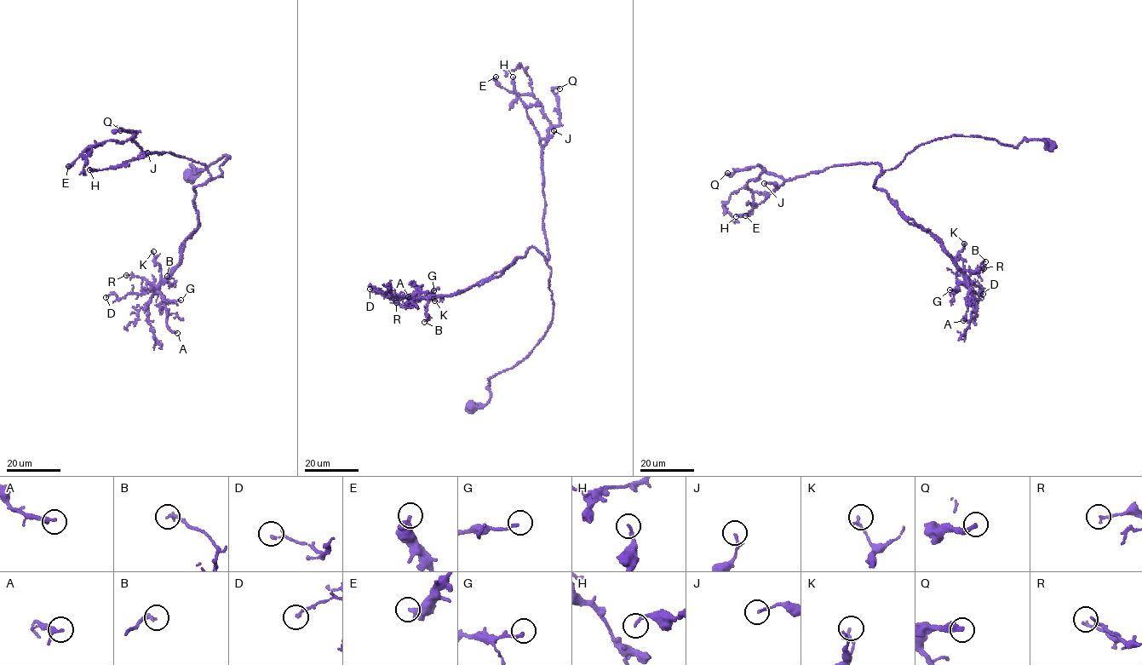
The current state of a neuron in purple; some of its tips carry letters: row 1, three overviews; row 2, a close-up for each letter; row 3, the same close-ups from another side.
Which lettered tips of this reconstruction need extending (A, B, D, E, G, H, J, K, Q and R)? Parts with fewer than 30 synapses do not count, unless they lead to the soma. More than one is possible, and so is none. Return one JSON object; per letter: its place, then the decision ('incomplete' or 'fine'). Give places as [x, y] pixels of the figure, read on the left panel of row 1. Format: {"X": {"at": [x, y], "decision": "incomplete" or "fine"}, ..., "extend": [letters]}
{"A": {"at": [177, 333], "decision": "fine"}, "B": {"at": [167, 276], "decision": "fine"}, "D": {"at": [106, 297], "decision": "fine"}, "E": {"at": [68, 166], "decision": "fine"}, "G": {"at": [180, 300], "decision": "fine"}, "H": {"at": [89, 169], "decision": "fine"}, "J": {"at": [147, 152], "decision": "fine"}, "K": {"at": [153, 251], "decision": "fine"}, "Q": {"at": [120, 130], "decision": "incomplete"}, "R": {"at": [126, 275], "decision": "fine"}, "extend": ["Q"]}

